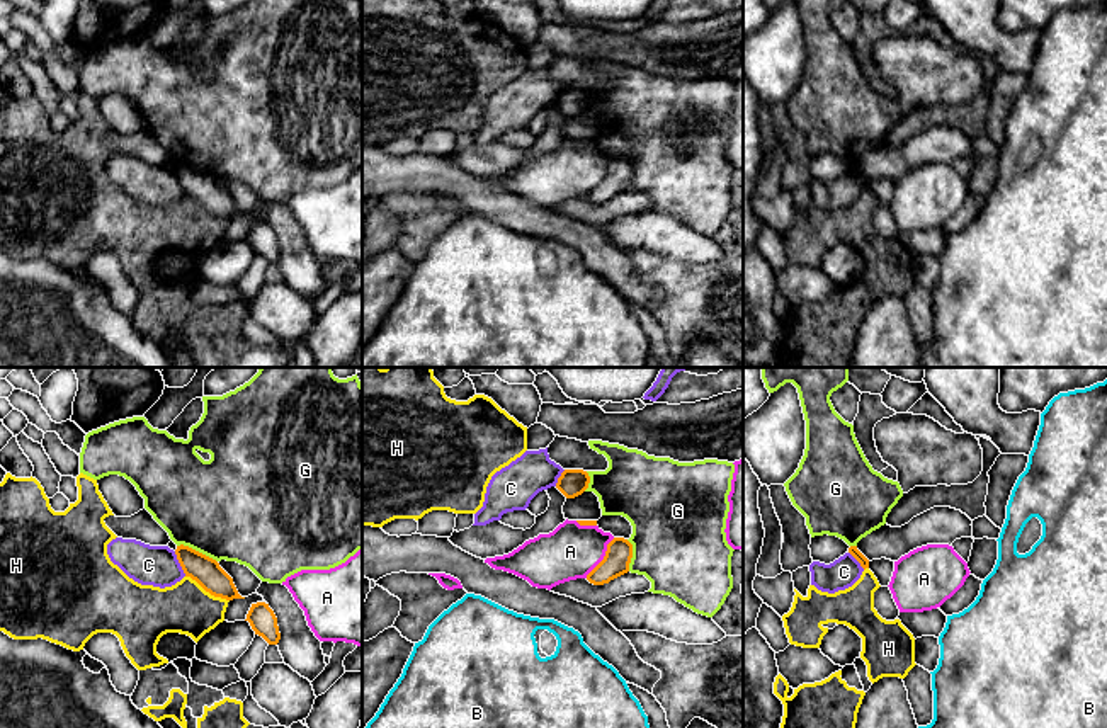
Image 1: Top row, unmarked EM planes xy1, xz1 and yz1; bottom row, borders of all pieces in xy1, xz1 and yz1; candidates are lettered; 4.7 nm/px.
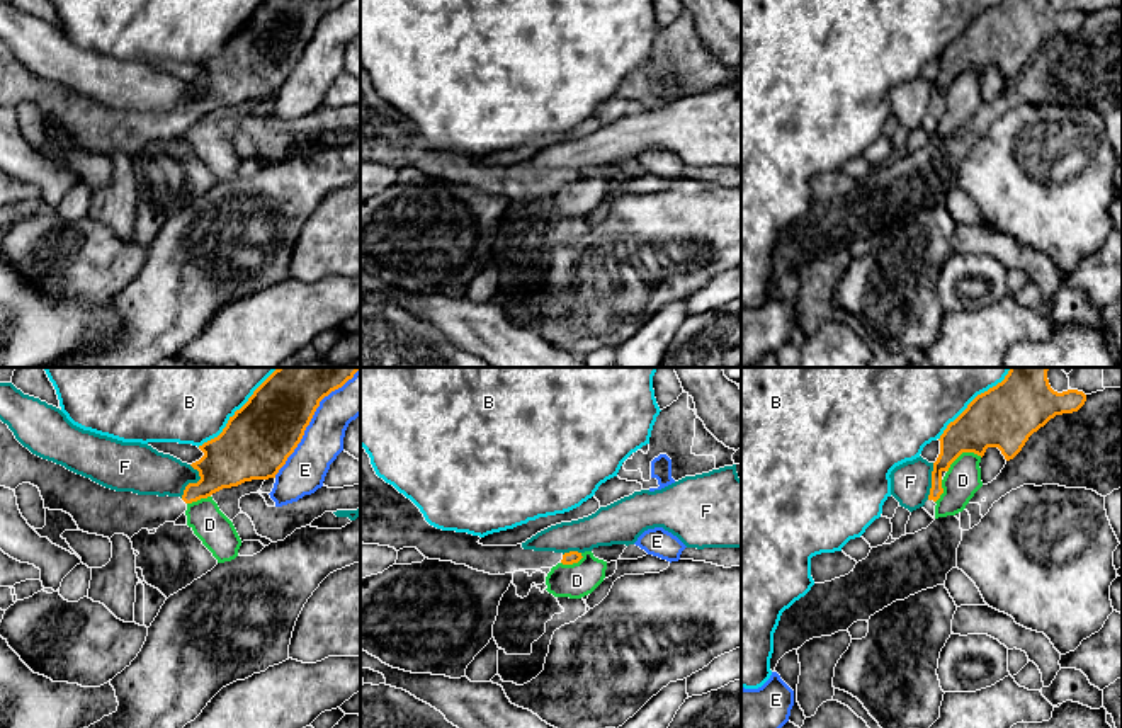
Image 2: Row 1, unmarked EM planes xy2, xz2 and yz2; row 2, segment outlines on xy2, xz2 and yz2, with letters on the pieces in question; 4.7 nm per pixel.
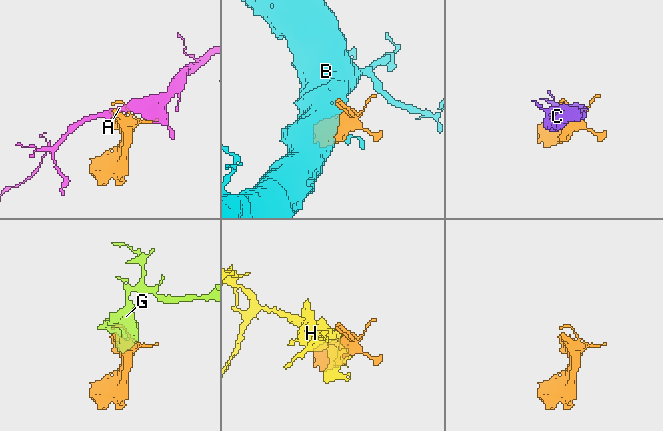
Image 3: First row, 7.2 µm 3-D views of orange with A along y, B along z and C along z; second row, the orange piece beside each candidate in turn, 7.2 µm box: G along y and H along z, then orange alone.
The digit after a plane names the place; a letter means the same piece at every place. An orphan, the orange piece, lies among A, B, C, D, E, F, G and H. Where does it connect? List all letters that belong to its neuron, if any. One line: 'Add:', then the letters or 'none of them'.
Add: none of them

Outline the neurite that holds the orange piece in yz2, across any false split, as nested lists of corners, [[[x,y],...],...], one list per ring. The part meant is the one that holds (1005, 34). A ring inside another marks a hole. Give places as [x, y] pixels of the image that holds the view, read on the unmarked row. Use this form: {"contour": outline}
{"contour": [[[1001,0],[978,14],[938,58],[940,73],[933,82],[932,107],[923,128],[935,138],[935,121],[944,112],[942,92],[962,71],[983,77],[988,66],[998,66],[1010,80],[1051,37],[1078,31],[1085,20],[1083,10],[1057,12],[1049,0]]]}

